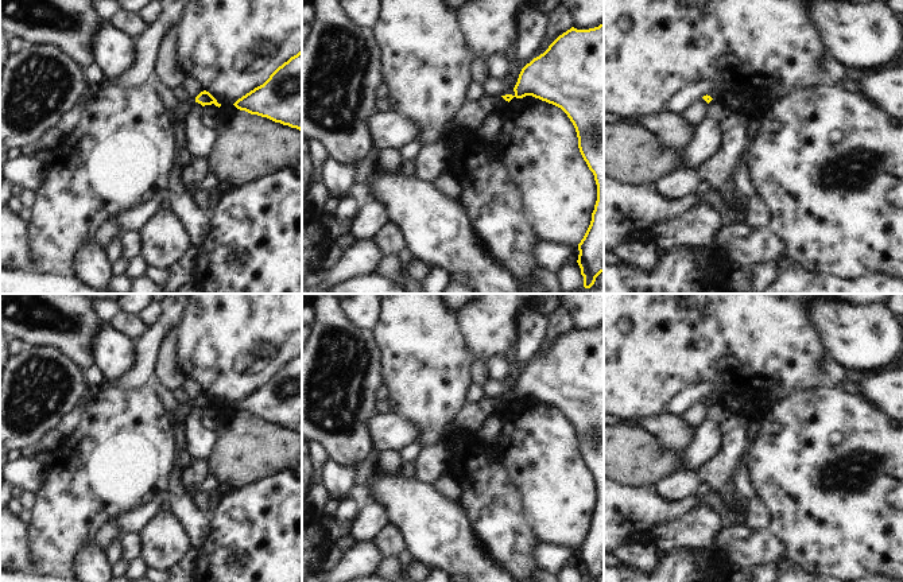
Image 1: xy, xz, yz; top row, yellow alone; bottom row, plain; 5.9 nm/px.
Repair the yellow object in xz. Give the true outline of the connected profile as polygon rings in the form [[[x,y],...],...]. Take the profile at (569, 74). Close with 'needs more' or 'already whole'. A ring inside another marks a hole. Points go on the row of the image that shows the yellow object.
[[[604,23],[589,30],[571,27],[559,35],[549,48],[527,63],[513,88],[515,94],[501,96],[505,101],[513,97],[532,96],[561,108],[573,123],[580,152],[597,185],[597,201],[590,225],[578,244],[578,265],[584,287],[590,288],[604,272]]]; already whole

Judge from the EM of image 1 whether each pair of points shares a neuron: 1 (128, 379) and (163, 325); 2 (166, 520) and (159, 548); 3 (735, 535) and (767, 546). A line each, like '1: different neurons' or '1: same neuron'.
1: same neuron
2: same neuron
3: same neuron

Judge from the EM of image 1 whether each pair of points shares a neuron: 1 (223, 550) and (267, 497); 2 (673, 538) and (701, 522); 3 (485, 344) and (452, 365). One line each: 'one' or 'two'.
1: one
2: one
3: two

